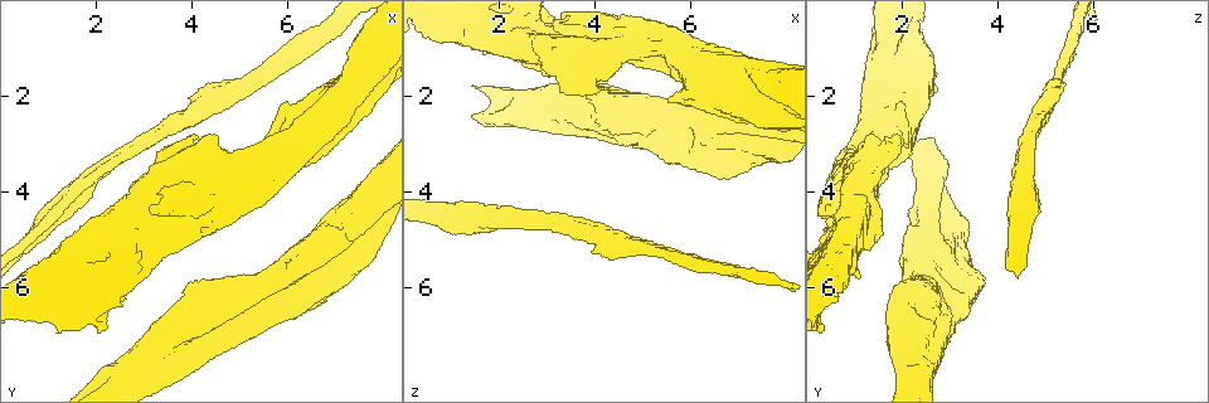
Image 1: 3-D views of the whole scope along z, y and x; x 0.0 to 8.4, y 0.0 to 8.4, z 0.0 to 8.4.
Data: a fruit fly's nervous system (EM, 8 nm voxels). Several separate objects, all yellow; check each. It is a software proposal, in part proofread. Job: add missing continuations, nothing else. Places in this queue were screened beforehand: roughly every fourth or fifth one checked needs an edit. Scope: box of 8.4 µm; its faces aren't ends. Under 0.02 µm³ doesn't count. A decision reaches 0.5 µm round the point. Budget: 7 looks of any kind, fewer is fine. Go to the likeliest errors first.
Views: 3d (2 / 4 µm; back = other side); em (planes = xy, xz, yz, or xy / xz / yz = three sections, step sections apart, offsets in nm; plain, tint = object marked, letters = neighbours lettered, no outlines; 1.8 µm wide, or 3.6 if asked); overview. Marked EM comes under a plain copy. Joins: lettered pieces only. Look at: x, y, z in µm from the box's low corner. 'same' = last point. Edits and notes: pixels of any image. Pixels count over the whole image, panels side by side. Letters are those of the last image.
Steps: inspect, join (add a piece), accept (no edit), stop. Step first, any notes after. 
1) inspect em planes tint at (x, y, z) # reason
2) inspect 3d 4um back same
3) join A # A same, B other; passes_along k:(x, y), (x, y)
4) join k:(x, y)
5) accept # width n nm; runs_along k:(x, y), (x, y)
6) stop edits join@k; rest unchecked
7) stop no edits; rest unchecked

inspect 3d 2um at (4.10, 2.85, 1.95) # branch stops here

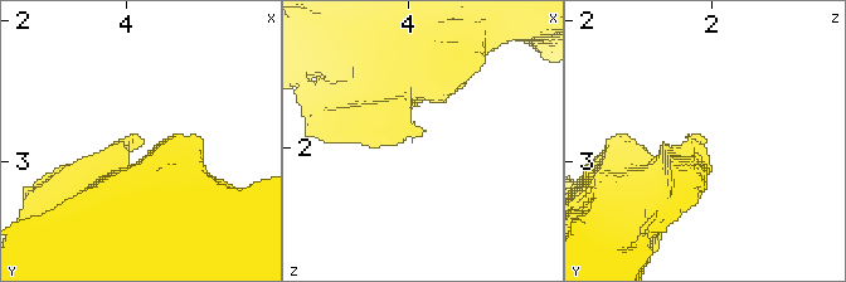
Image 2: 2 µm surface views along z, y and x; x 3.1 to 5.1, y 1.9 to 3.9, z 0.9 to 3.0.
inspect em planes letters at (4.10, 2.88, 1.88) # shape alone is not enough

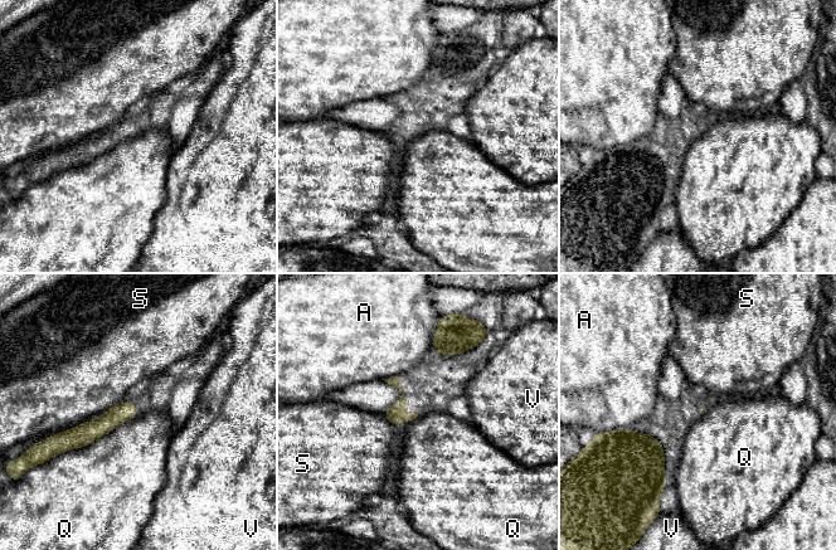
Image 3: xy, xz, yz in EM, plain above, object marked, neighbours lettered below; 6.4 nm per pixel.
accept # A other, Q other, S other, V other; border 3:(132, 418), (82, 447), (58, 454); no lettered piece goes on from it

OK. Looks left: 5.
inspect em 3.6um planes letters at (2.75, 3.95, 1.10) # thick end

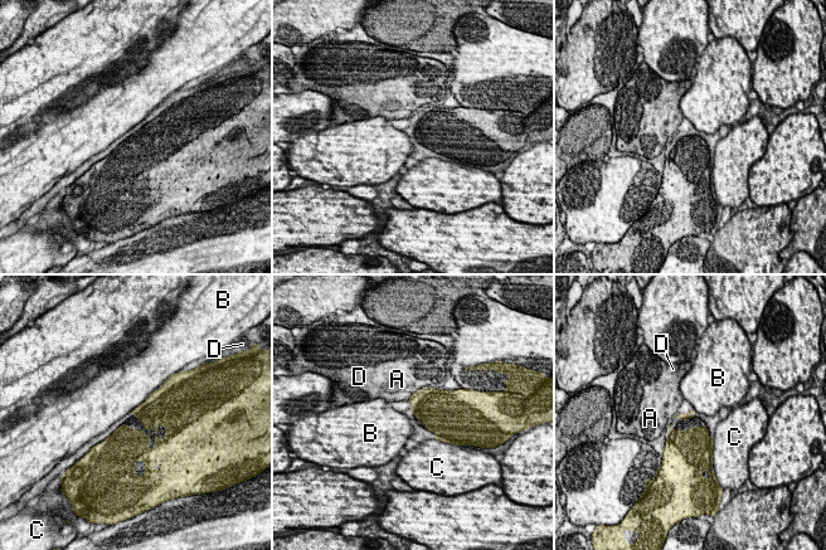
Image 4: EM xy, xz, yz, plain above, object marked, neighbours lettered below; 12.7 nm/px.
accept # A other, B other, C other, D other; border 4:(156, 388), (130, 412); none of them fits

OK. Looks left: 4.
inspect em planes tint at (7.70, 4.05, 2.55)

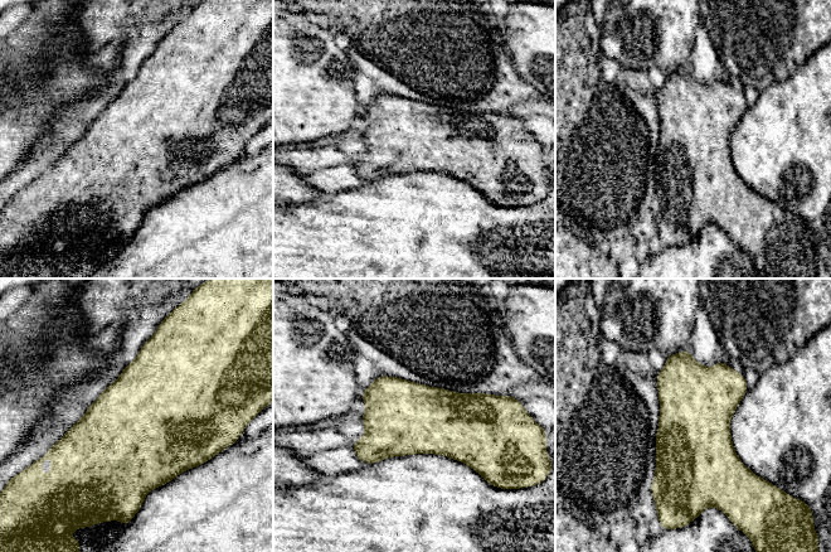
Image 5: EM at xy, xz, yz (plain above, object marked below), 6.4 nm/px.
inspect em planes letters same

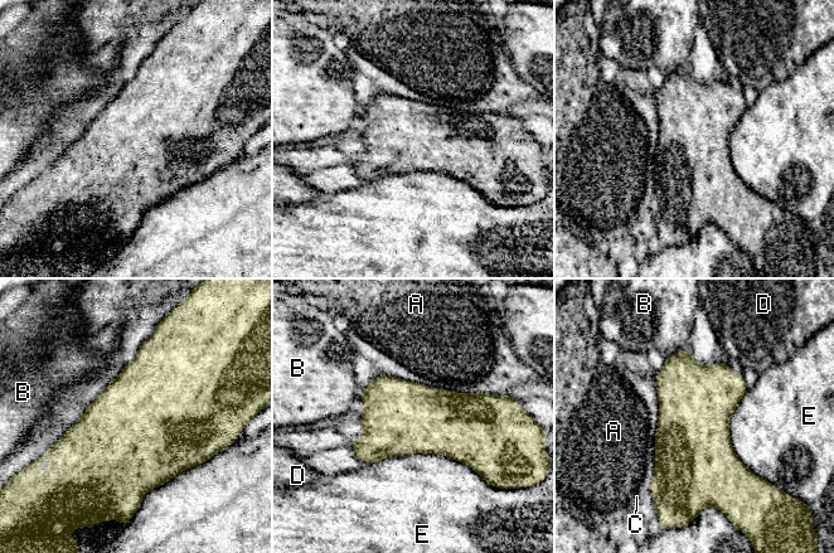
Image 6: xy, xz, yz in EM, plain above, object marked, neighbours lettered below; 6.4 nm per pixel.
accept # width 480 nm; A other, B other, C other, D other, E other; none of them fits

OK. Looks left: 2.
stop no edits; rest unchecked

